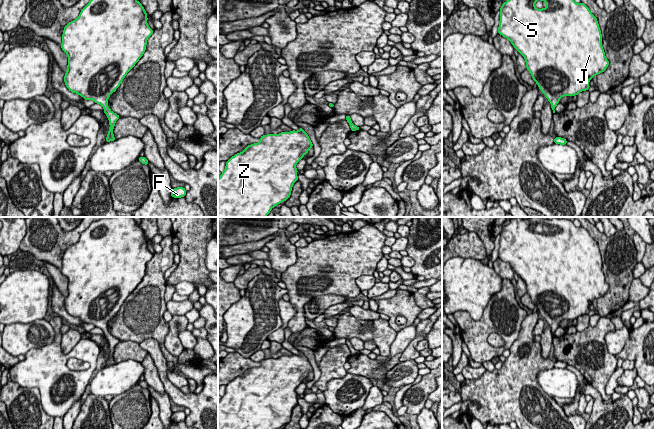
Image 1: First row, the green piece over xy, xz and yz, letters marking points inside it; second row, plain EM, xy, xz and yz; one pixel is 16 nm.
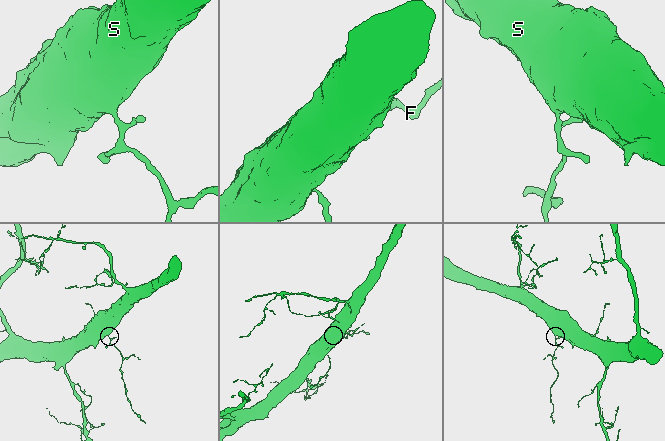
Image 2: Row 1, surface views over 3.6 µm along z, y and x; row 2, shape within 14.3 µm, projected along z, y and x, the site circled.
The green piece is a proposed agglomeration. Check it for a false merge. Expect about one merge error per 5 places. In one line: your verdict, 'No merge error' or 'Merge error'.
No merge error

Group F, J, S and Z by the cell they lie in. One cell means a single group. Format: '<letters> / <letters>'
F J S Z

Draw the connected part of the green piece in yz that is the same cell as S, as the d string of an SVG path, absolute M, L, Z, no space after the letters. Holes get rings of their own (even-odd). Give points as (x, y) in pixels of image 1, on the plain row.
M512 217L500 232L498 257L507 262L525 282L527 294L551 327L553 337L563 320L588 315L593 300L604 296L609 289L597 242L584 227L576 227L567 219ZM537 224L545 225L547 231L537 233Z

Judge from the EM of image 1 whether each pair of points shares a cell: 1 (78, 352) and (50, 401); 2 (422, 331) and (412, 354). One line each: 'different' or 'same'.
1: same
2: same

